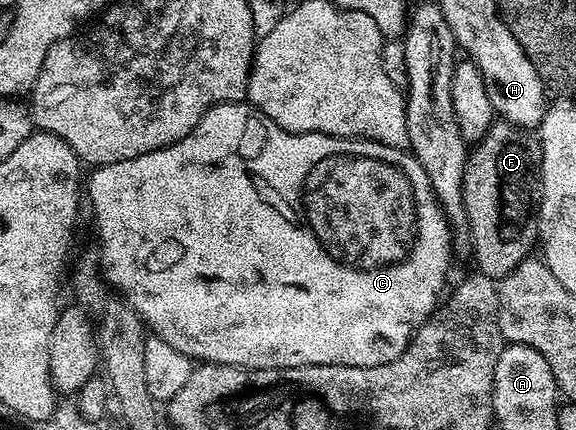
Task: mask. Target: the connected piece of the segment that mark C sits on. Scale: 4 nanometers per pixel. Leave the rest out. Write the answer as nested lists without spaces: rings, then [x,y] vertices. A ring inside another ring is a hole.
[[[245,101],[221,102],[219,106],[214,106],[203,116],[200,124],[196,124],[196,128],[192,128],[192,132],[188,132],[188,136],[184,136],[178,142],[148,152],[144,156],[136,156],[132,160],[120,160],[116,164],[100,166],[89,171],[91,173],[90,206],[94,210],[98,210],[94,214],[94,226],[98,229],[96,242],[101,247],[101,275],[113,289],[115,286],[119,290],[115,291],[123,299],[128,300],[129,306],[139,315],[153,337],[172,344],[172,348],[176,348],[176,352],[184,352],[184,356],[188,356],[202,364],[215,362],[225,366],[244,366],[248,370],[279,370],[280,368],[292,368],[293,366],[379,366],[396,360],[406,351],[411,338],[414,337],[416,320],[426,318],[423,316],[422,310],[427,310],[429,314],[433,315],[440,305],[439,299],[443,297],[441,286],[445,284],[445,276],[448,273],[447,267],[440,265],[442,246],[430,246],[430,254],[414,254],[416,246],[394,246],[392,242],[418,242],[418,240],[390,240],[390,236],[386,236],[386,218],[402,218],[400,216],[400,198],[404,198],[404,194],[414,194],[414,192],[404,192],[404,182],[408,182],[410,178],[404,172],[402,164],[398,166],[392,160],[374,158],[374,156],[358,156],[358,154],[350,156],[350,154],[346,154],[346,172],[342,172],[342,170],[344,168],[340,168],[340,172],[338,172],[338,156],[336,156],[336,178],[320,176],[320,134],[293,134],[288,132],[276,125],[271,118],[264,117]]]

